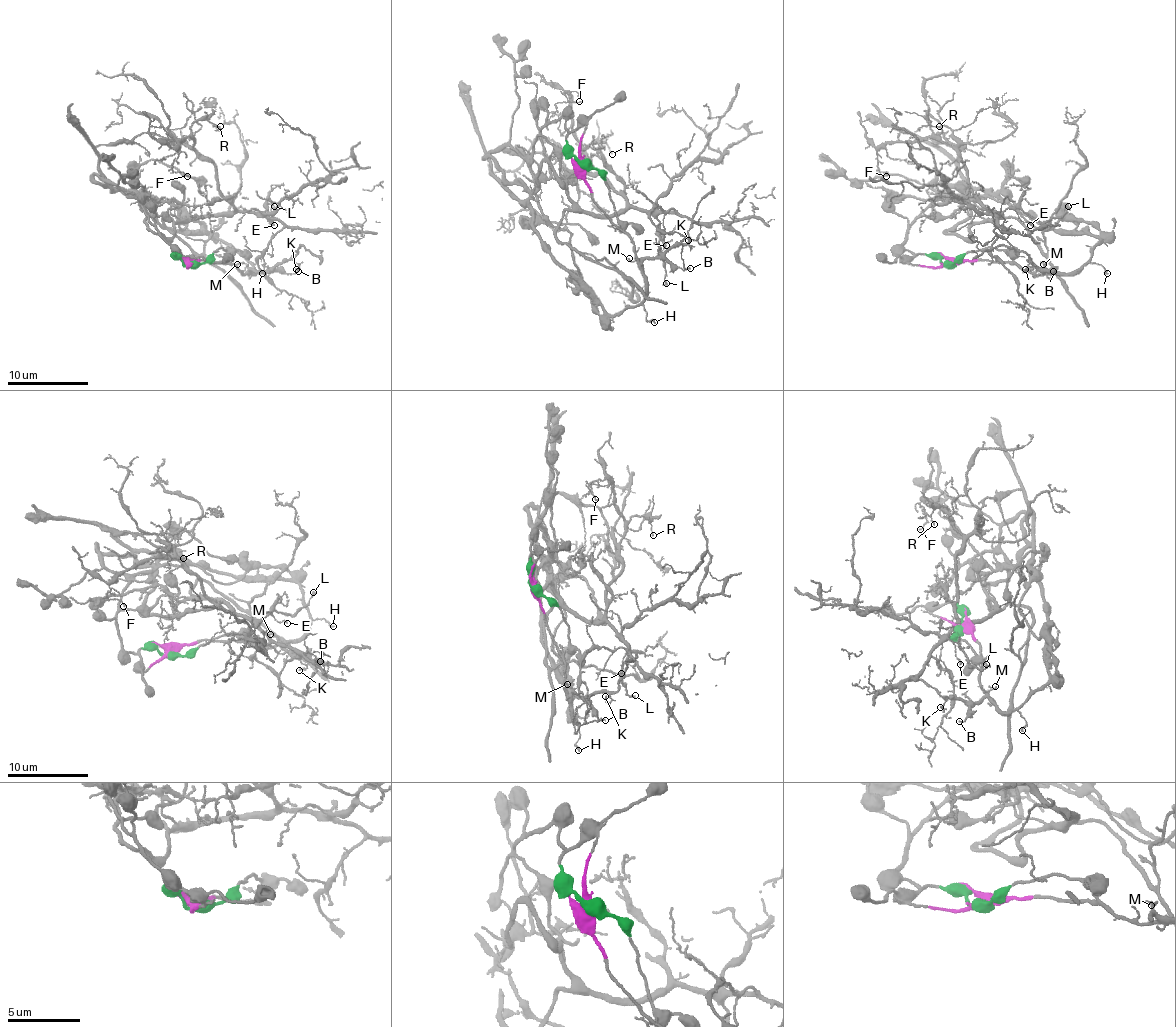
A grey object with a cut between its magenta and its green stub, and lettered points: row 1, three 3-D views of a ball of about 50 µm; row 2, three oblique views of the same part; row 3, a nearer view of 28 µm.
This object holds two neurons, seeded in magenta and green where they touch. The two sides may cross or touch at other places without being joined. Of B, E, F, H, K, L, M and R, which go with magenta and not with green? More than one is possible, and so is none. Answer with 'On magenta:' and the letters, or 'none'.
On magenta: B, H, K, M

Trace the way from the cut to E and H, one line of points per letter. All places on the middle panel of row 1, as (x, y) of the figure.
E: (582, 163), (570, 153), (564, 119), (550, 121), (541, 133), (572, 201), (606, 216), (646, 209), (666, 246)
H: (582, 163), (582, 175), (594, 203), (634, 246), (646, 318), (654, 322)

